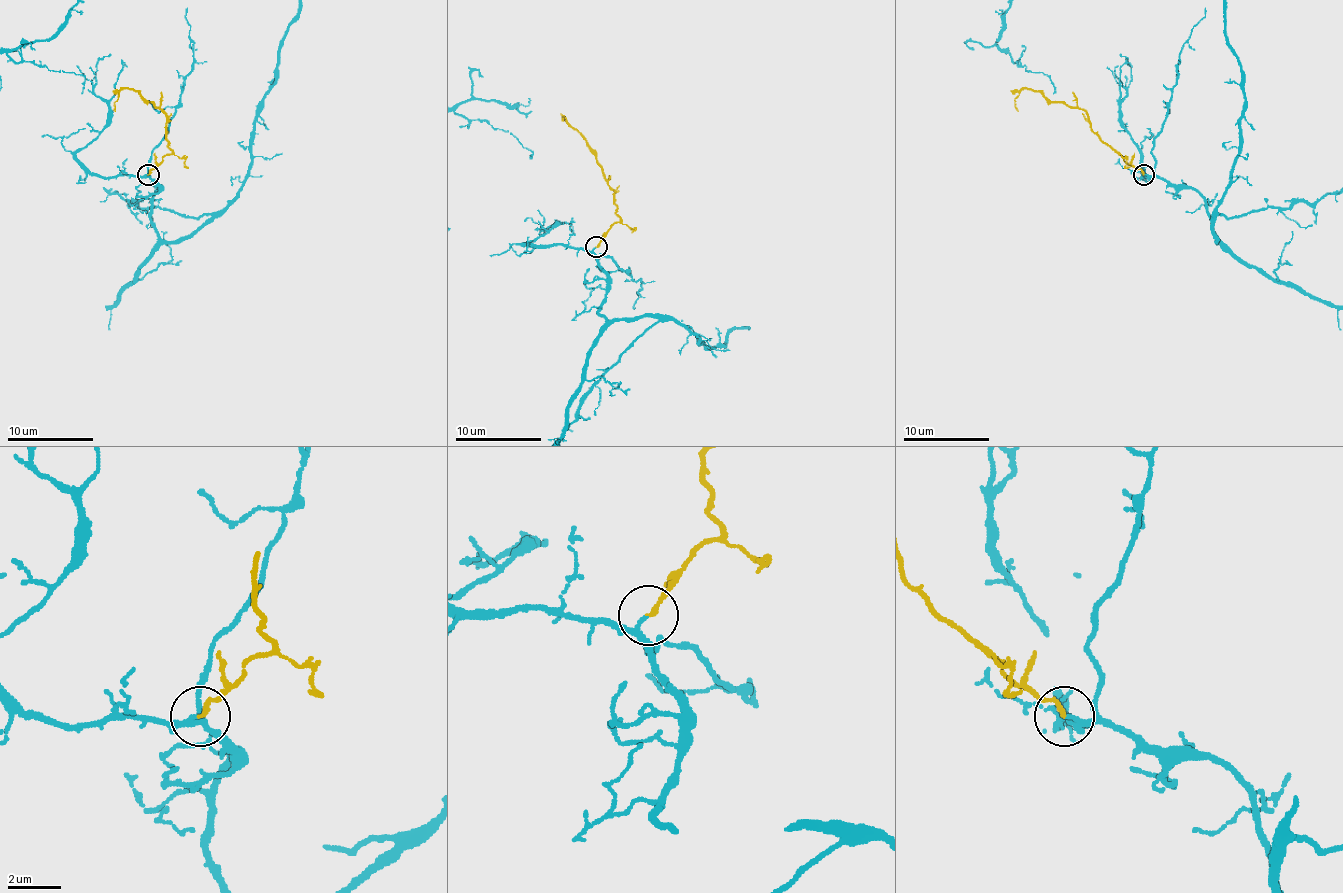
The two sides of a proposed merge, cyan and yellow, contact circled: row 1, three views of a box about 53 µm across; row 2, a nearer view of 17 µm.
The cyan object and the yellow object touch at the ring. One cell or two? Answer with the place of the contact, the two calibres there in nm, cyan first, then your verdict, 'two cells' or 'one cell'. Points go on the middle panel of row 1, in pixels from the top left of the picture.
place (596, 247); calibres 130 and 150 nm; one cell

